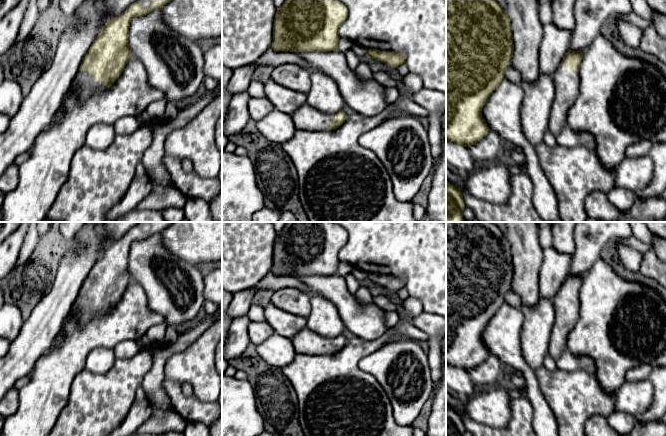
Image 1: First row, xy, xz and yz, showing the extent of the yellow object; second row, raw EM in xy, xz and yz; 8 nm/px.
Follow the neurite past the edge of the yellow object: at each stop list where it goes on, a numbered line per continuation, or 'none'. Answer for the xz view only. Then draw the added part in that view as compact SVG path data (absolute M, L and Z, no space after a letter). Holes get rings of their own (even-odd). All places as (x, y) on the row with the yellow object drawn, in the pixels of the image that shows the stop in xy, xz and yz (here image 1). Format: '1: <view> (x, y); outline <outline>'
1: xz (306, 117); outline M307 104L293 111L291 114L296 129L307 131L325 131L330 128L331 115L322 113Z

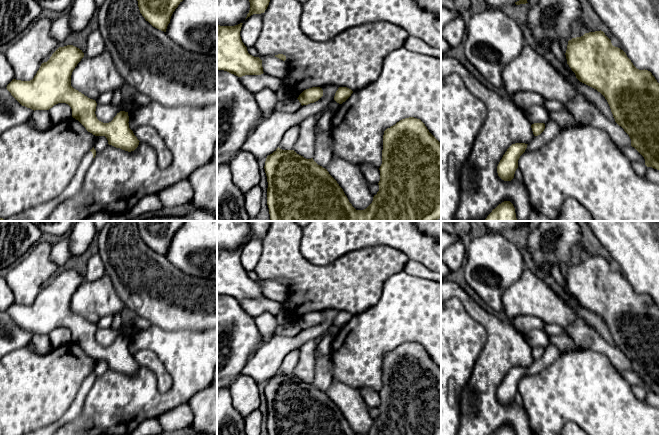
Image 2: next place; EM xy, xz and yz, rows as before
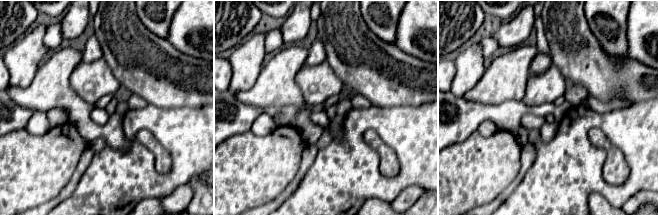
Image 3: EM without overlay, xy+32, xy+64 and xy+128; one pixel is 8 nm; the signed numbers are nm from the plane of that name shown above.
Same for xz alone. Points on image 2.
none

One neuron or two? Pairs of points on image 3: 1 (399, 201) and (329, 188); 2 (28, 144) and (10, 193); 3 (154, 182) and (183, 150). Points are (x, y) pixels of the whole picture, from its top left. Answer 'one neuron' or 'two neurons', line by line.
1: two neurons
2: one neuron
3: one neuron

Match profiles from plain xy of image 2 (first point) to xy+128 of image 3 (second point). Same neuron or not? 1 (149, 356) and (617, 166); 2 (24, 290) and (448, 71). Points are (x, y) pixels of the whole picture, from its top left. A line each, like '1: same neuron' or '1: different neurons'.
1: same neuron
2: different neurons

